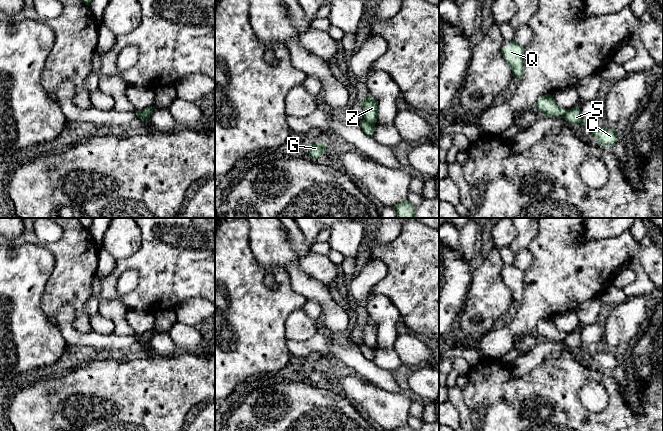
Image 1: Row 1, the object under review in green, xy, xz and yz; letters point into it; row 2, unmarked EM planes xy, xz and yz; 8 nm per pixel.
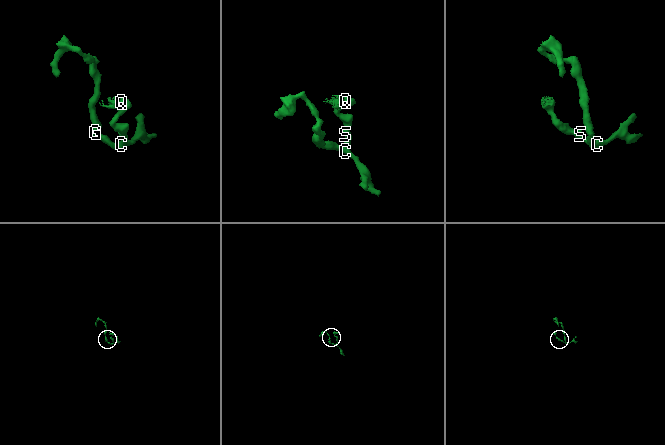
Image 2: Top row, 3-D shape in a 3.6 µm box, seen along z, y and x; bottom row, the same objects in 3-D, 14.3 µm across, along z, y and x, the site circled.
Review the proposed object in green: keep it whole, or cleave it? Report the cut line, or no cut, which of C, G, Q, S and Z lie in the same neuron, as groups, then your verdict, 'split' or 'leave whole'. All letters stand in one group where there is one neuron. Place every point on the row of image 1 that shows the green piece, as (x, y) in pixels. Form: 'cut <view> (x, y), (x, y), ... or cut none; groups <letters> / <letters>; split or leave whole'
cut xz (363, 118), (374, 124); groups C G S / Q Z; split

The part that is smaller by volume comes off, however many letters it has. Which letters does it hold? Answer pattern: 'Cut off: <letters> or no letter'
Cut off: Q, Z

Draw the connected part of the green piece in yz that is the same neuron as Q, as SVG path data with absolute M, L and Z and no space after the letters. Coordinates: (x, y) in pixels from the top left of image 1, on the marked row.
M511 41L509 46L501 48L503 58L511 68L513 77L522 79L524 63L524 47L515 41Z

